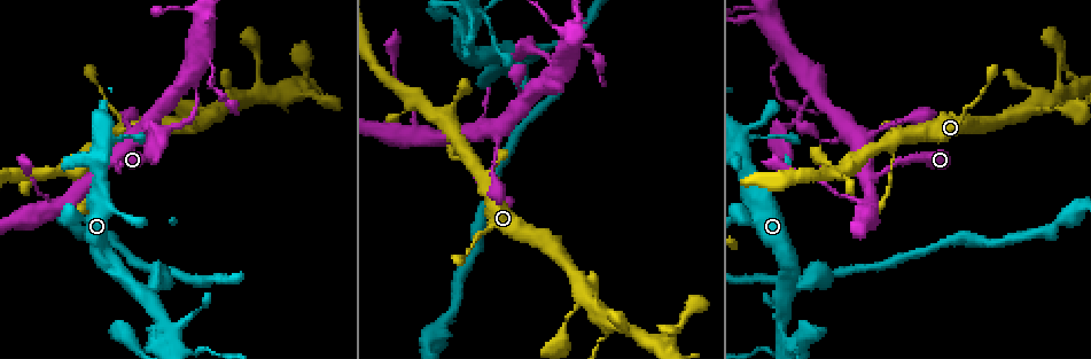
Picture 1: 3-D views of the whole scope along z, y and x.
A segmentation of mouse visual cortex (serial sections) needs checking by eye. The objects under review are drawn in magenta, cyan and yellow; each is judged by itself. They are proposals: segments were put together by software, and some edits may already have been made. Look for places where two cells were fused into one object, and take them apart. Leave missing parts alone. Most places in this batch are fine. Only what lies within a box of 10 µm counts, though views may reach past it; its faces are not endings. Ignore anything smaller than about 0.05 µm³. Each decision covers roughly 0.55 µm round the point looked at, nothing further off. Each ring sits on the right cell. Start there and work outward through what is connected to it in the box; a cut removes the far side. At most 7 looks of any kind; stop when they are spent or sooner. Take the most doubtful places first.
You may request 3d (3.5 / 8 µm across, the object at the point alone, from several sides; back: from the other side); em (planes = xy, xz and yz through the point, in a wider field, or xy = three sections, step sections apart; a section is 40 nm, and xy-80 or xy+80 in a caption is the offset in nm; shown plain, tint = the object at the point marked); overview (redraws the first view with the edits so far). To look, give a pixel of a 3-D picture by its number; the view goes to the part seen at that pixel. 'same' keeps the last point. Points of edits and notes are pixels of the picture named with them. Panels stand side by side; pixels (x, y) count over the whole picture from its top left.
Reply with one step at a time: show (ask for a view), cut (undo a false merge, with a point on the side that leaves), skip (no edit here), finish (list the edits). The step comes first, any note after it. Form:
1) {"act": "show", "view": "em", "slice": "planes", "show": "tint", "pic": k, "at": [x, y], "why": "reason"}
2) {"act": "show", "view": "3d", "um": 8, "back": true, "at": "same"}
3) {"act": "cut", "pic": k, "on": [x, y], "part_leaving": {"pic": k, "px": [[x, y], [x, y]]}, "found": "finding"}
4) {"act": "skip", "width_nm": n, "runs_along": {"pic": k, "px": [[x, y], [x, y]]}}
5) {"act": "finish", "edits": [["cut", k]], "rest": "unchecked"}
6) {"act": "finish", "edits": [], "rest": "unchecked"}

{"act": "show", "view": "3d", "um": 3.5, "pic": 1, "at": [176, 276], "why": "a fork"}

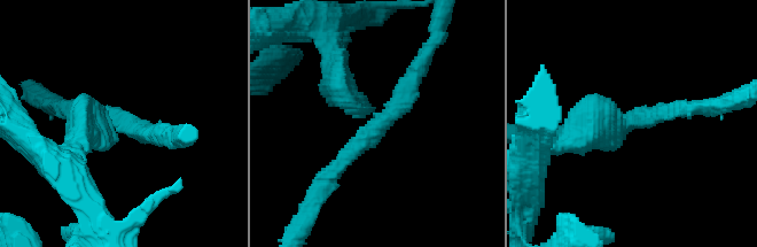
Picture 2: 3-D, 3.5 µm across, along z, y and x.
{"act": "show", "view": "em", "slice": "xy", "step": 3, "show": "tint", "pic": 2, "at": [125, 124], "arms": 3, "arm_widths_nm": [250, 250, 350]}

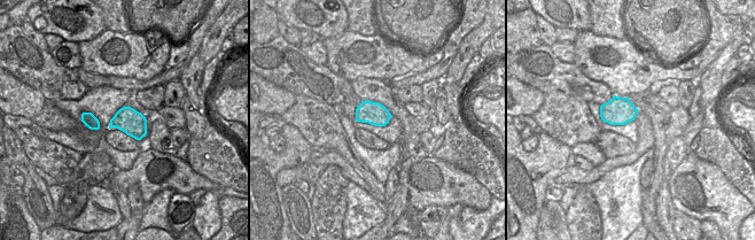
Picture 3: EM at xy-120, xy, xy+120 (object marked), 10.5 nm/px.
{"act": "show", "view": "em", "slice": "xy", "step": 2, "show": "tint", "at": "same"}

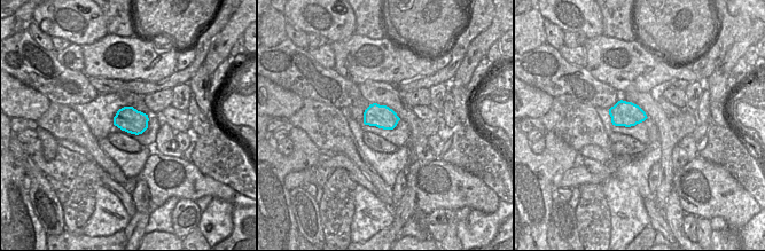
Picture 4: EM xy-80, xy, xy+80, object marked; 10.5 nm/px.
{"act": "skip", "width_nm": 240, "runs_along": {"pic": 2, "px": [[575, 141], [680, 109]]}, "found": "all the same cell"}

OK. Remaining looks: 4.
{"act": "show", "view": "3d", "um": 8, "pic": 1, "at": [93, 174], "why": "narrows sharply"}

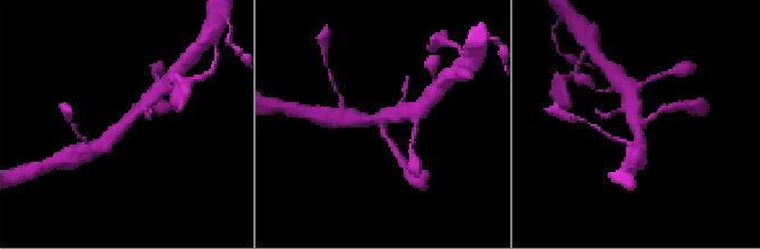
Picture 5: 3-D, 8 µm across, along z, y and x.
{"act": "show", "view": "em", "slice": "planes", "show": "tint", "at": "same", "arms": 4, "arm_widths_nm": [150, 300, 350, 350], "why": "shape alone is not enough"}

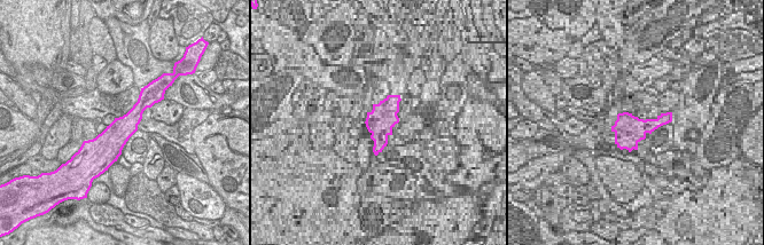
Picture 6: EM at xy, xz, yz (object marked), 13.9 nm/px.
{"act": "skip", "runs_along": {"pic": 5, "px": [[393, 147], [383, 133], [384, 117], [406, 113]]}, "found": "continuous, no second cell"}

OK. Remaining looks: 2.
{"act": "show", "view": "3d", "um": 3.5, "pic": 1, "at": [791, 55], "why": "two arms in line, one across"}

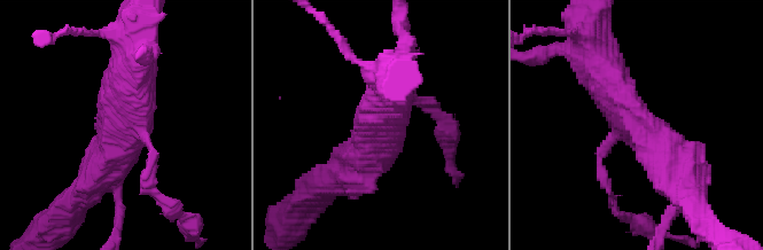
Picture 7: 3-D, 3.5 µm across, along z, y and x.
{"act": "show", "view": "em", "slice": "xy", "step": 5, "show": "tint", "pic": 7, "at": [377, 129], "arms": 3, "arm_widths_nm": [100, 500, 600], "why": "now the EM"}

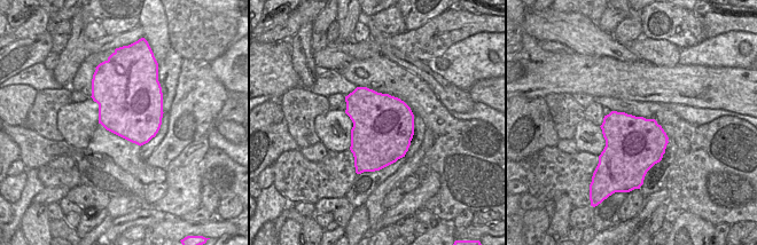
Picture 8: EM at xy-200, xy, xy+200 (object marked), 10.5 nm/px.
{"act": "skip", "found": "one cell here"}

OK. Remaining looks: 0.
{"act": "finish", "edits": [], "rest": "unchecked"}

